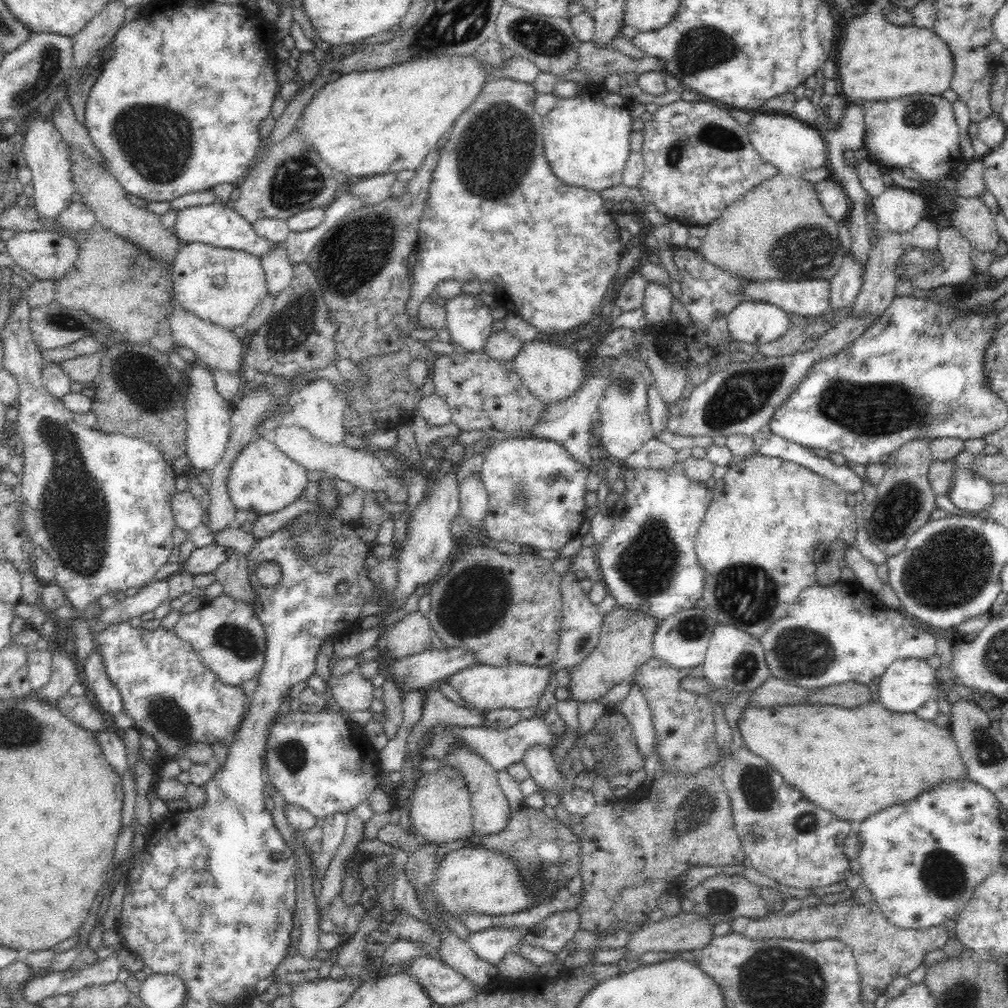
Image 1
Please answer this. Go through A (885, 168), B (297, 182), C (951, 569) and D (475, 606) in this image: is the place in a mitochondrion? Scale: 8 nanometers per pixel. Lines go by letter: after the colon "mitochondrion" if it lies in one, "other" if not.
A: other
B: mitochondrion
C: mitochondrion
D: mitochondrion

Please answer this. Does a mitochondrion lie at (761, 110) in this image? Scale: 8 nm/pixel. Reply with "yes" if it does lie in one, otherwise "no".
no

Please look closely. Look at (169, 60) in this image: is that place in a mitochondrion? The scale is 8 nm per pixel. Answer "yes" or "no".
no

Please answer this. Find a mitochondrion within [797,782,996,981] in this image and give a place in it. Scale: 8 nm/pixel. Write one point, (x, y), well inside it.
(944, 875)

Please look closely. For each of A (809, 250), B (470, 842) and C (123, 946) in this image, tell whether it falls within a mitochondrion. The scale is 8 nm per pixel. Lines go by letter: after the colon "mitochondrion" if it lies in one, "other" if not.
A: mitochondrion
B: other
C: other

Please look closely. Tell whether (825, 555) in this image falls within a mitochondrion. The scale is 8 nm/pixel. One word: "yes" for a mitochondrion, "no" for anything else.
no

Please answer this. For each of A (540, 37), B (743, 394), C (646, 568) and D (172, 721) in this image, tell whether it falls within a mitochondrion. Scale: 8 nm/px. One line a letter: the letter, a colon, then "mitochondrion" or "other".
A: mitochondrion
B: mitochondrion
C: mitochondrion
D: mitochondrion

